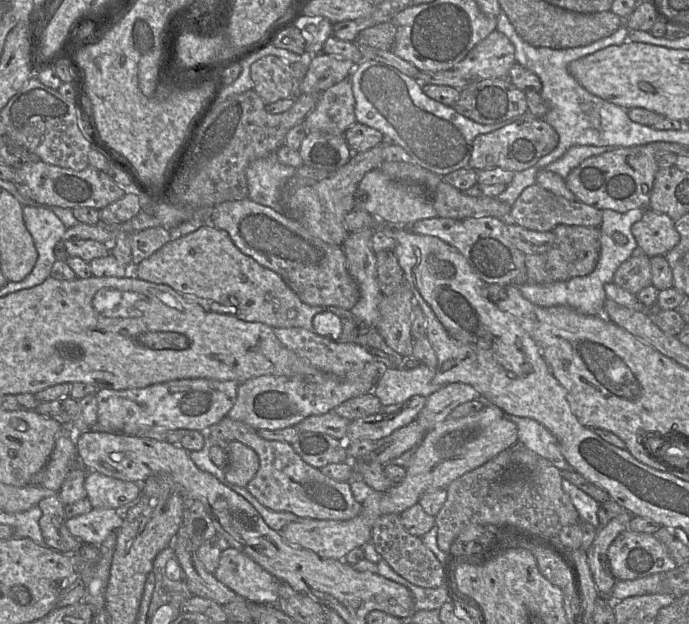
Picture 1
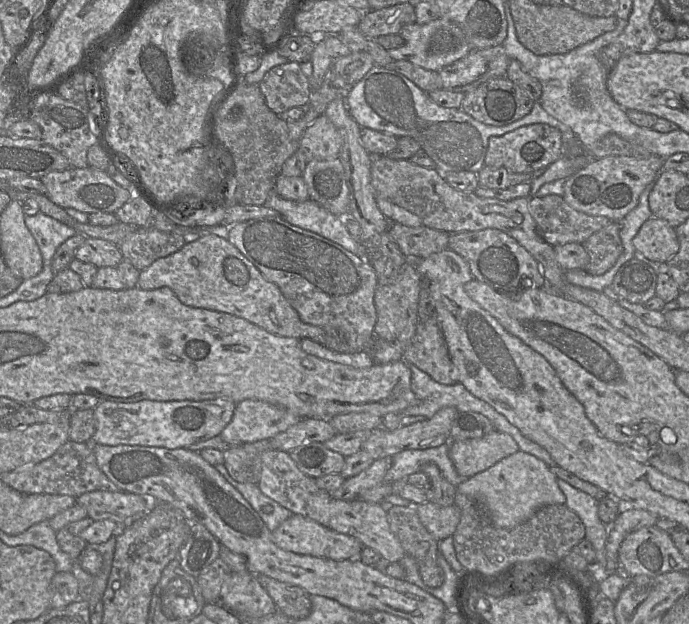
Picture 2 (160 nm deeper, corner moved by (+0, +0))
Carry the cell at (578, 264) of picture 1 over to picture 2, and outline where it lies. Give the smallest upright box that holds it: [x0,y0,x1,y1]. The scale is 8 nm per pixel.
[582,222,623,275]

